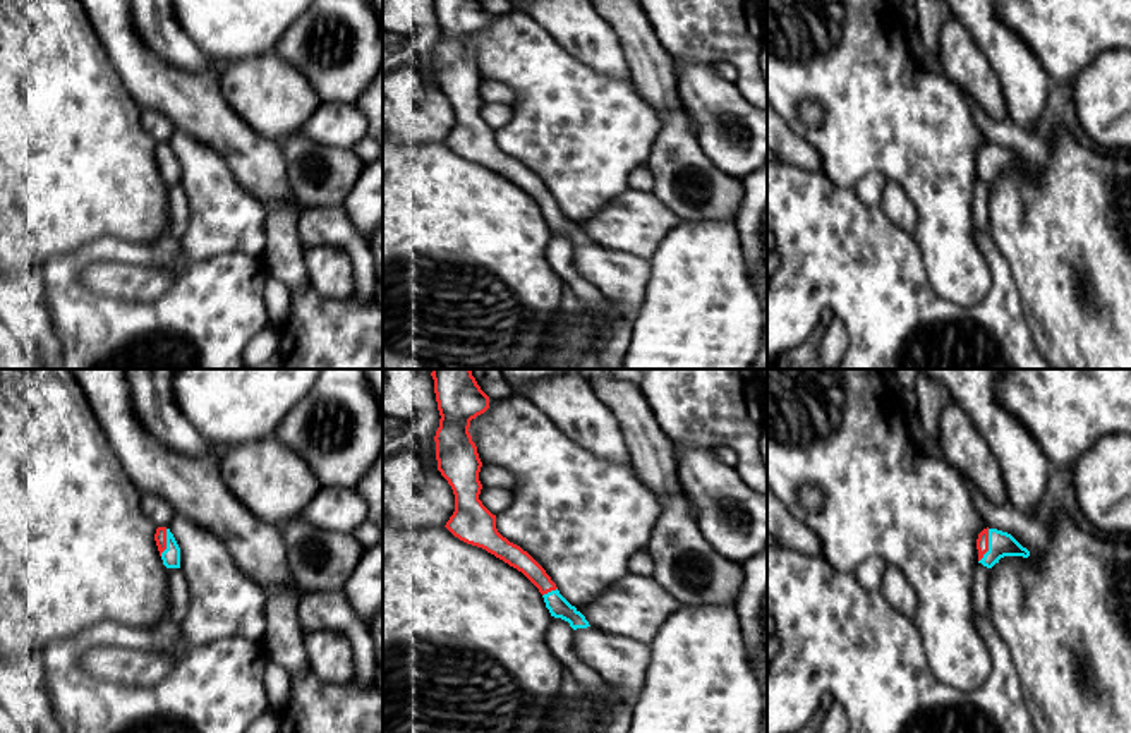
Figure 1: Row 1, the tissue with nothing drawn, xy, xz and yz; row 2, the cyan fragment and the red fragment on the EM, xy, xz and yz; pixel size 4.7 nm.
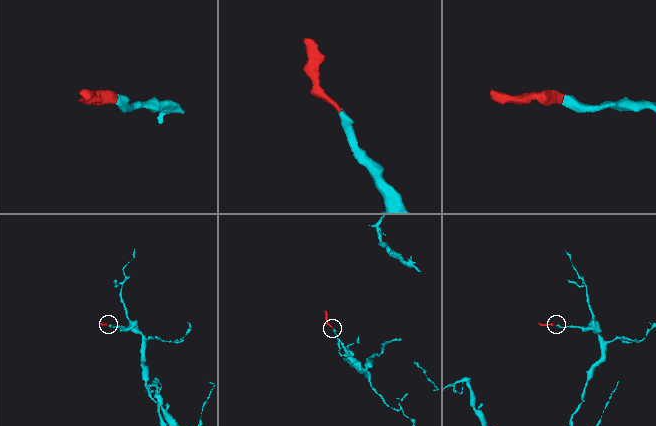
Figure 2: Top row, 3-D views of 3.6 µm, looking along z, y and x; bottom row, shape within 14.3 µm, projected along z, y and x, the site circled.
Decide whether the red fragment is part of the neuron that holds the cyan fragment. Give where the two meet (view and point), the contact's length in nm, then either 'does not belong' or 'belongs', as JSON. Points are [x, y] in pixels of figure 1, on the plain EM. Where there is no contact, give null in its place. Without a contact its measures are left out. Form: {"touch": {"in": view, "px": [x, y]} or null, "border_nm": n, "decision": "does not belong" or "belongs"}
{"touch": {"in": "yz", "px": [989, 162]}, "border_nm": 170, "decision": "belongs"}

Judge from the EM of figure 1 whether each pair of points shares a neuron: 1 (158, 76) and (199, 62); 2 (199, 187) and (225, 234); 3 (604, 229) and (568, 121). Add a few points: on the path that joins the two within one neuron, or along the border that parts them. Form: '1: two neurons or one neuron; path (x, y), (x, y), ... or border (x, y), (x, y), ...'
1: two neurons; border (146, 45), (186, 71), (199, 72), (211, 64)
2: one neuron; path (211, 199), (225, 222)
3: two neurons; border (629, 186), (589, 218), (577, 224)

